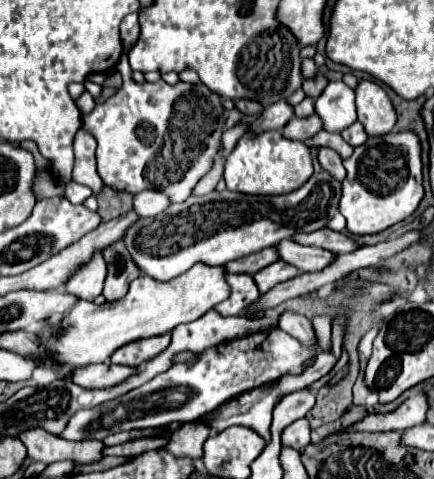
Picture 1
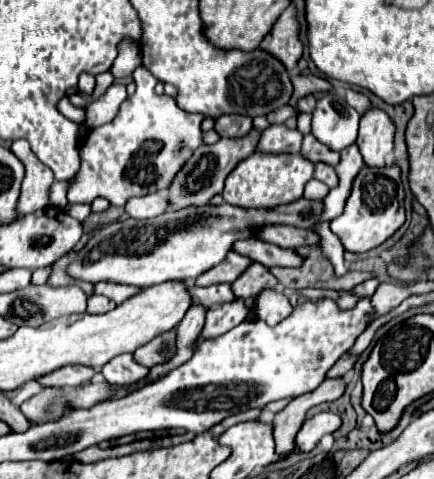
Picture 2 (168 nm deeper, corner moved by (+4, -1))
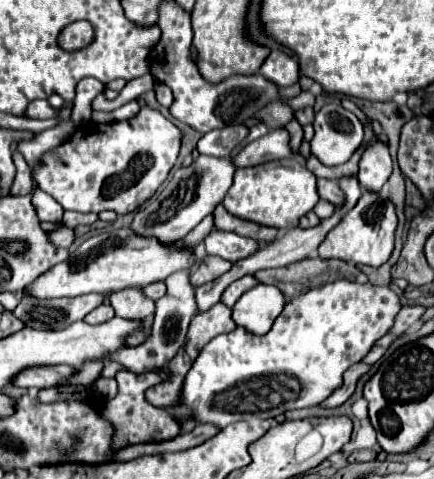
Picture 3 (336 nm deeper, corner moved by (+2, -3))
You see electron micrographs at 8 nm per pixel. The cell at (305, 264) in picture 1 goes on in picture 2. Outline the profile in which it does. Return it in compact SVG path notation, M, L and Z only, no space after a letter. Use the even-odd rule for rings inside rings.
M251 237L251 241L235 241L235 251L265 267L299 267L303 263L303 257L299 257L293 249L281 249L257 237Z

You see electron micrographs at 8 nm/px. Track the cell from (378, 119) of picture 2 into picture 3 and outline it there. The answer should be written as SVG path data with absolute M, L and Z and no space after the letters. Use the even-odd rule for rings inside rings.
M373 141L361 155L359 161L359 183L363 191L381 191L385 181L391 175L391 155L385 141Z

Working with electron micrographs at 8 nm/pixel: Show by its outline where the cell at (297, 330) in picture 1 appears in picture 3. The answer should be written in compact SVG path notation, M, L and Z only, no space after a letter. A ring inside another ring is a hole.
M261 283L241 295L241 299L233 305L233 321L239 327L247 327L249 331L263 335L269 331L283 307L285 295L277 291L277 287Z

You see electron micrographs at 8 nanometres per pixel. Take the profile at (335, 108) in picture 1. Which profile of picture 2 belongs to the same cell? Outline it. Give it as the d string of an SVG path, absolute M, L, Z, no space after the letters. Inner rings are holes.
M327 93L313 111L313 135L331 151L343 151L357 139L361 115L345 103L343 97Z

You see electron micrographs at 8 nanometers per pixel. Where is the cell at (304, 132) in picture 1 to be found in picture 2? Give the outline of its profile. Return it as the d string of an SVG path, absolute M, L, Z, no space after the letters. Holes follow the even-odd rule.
M269 125L261 131L255 151L265 153L299 153L303 135L297 129L289 129L285 125Z

